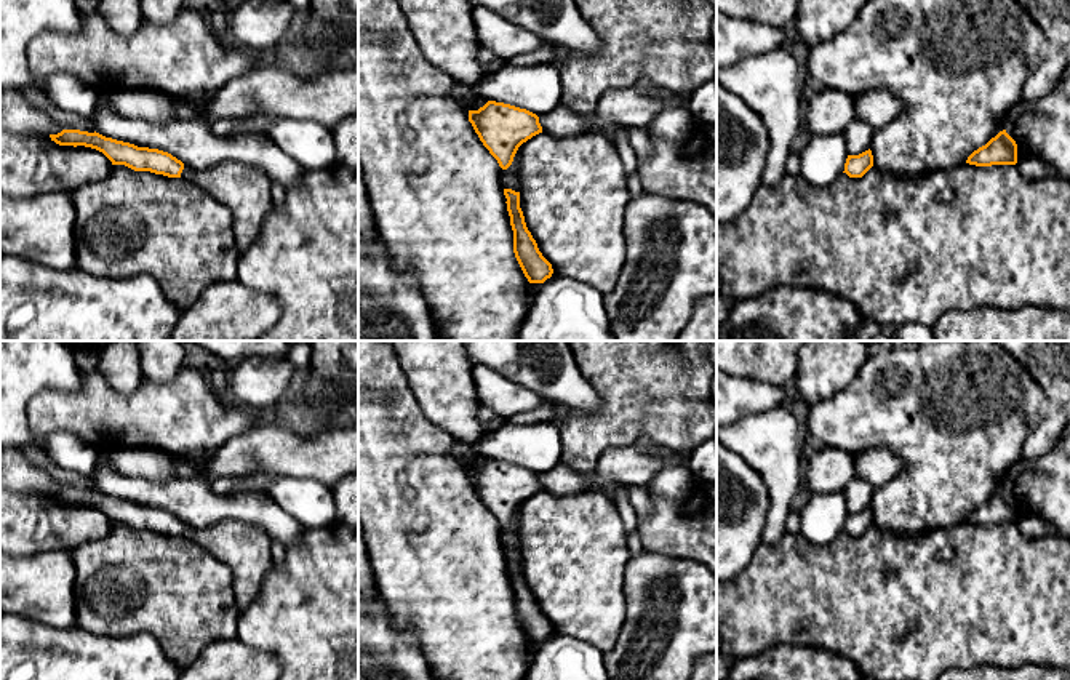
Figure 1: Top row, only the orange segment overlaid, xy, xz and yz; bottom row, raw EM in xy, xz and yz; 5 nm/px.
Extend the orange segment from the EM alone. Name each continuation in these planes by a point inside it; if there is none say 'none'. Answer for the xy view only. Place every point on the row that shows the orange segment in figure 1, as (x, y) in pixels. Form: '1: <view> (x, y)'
1: xy (243, 189)

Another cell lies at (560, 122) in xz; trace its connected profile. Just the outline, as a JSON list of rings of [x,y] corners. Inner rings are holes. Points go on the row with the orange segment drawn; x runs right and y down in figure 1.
[[[558,104],[553,110],[539,115],[542,133],[553,138],[573,138],[587,133],[587,120]]]

